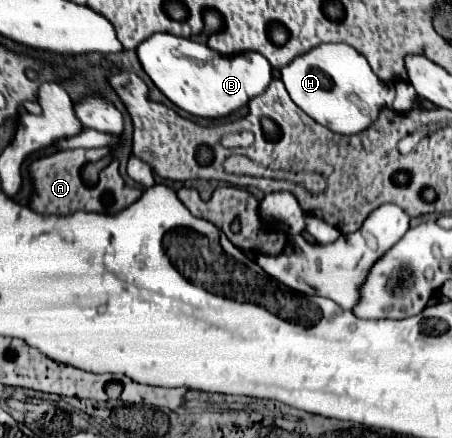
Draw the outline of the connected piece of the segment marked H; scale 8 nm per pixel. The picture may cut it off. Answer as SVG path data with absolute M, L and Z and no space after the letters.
M319 44L313 50L293 58L287 66L281 68L281 80L291 96L291 100L313 120L317 120L319 124L327 126L329 130L337 132L337 134L357 134L361 130L365 130L369 124L373 124L379 116L379 112L387 106L391 108L393 98L391 94L395 92L391 86L383 84L371 70L369 62L365 60L365 56L361 56L355 48L347 46L347 44Z

